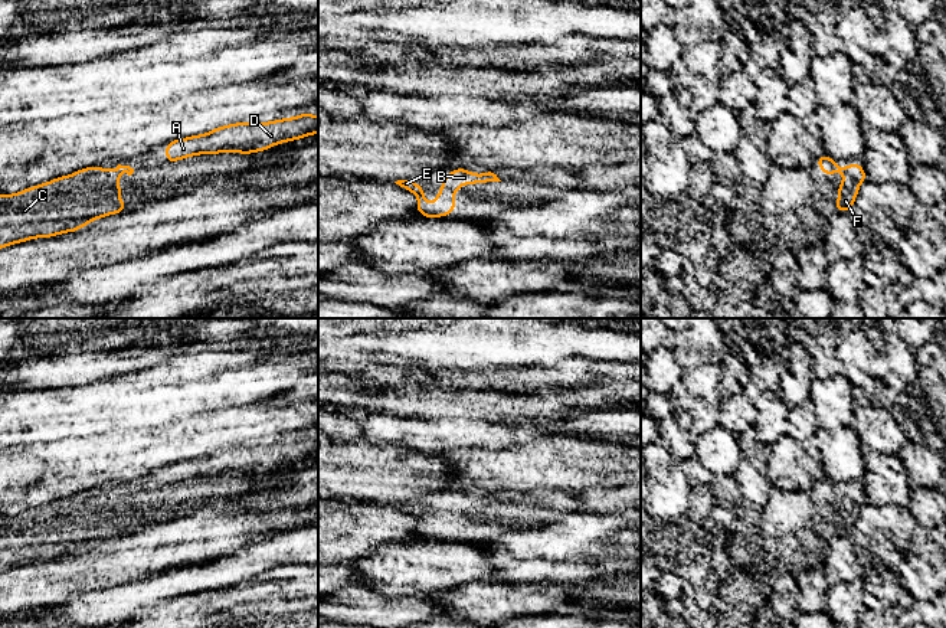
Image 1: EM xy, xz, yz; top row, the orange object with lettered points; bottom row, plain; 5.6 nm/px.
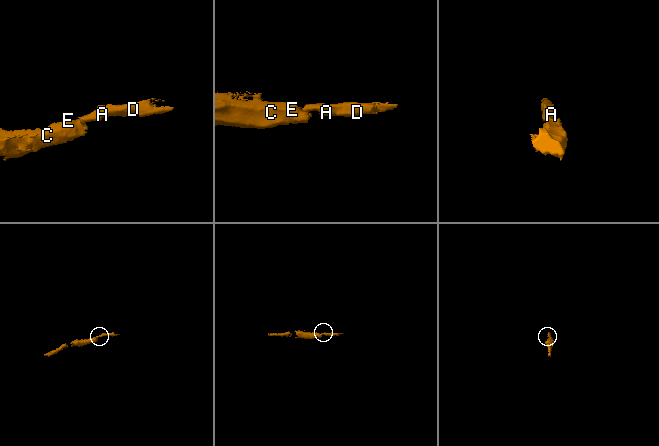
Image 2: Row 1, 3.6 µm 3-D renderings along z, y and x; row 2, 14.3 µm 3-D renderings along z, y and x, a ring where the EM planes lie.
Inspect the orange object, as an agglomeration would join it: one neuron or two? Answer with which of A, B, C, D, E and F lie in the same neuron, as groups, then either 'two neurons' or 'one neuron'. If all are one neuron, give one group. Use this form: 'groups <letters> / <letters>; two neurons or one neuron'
groups A B C D E F; one neuron

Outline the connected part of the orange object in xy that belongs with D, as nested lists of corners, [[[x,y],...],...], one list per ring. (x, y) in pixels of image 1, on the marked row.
[[[310,112],[271,122],[236,122],[210,133],[174,140],[166,144],[166,163],[197,154],[265,151],[276,144],[295,141],[318,133],[318,117]]]

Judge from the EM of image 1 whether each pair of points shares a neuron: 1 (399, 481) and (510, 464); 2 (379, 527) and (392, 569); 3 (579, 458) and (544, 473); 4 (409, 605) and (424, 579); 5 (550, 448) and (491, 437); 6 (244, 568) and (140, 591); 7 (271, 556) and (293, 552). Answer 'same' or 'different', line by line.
1: different
2: different
3: same
4: different
5: different
6: same
7: same

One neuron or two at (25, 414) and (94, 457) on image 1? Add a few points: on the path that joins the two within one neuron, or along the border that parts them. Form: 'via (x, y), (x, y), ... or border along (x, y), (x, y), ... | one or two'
border along (98, 432), (66, 437), (61, 441) | two

